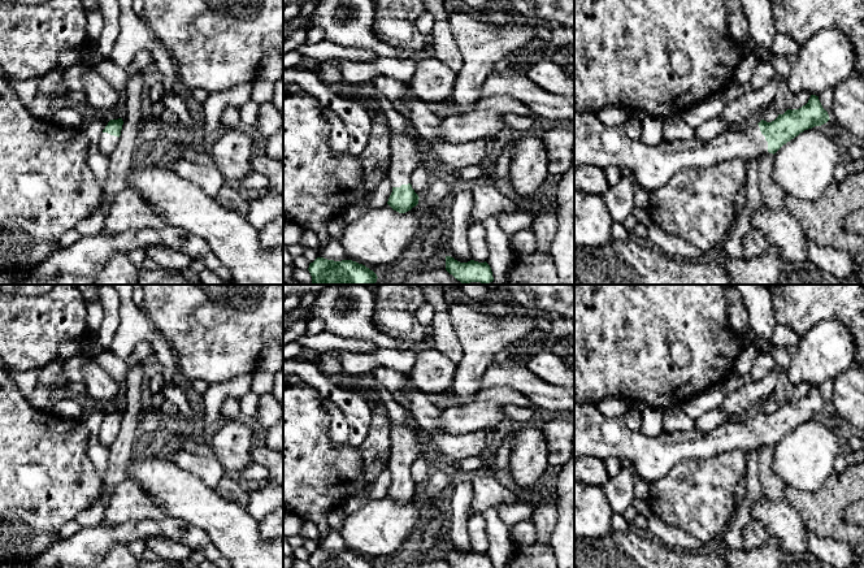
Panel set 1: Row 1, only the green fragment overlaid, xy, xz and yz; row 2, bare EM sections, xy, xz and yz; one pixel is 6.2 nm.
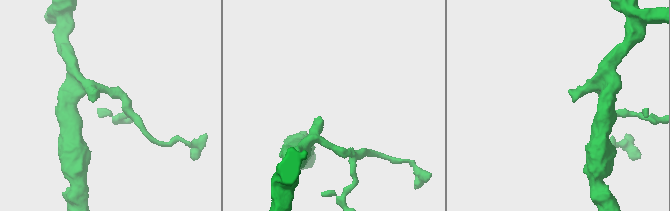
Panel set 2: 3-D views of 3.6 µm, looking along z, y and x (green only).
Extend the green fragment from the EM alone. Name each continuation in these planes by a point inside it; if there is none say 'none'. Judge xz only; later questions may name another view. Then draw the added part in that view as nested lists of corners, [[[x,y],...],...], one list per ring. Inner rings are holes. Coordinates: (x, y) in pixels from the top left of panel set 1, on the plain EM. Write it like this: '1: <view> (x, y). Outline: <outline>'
1: xz (406, 441). Outline: [[[416,420],[412,424],[390,424],[390,456],[387,469],[392,478],[411,474],[413,461],[427,454],[424,445],[424,430]]]

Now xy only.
1: xy (107, 434). Outline: [[[101,424],[97,437],[104,446],[110,447],[114,443],[118,433],[118,428],[110,426],[108,424]]]

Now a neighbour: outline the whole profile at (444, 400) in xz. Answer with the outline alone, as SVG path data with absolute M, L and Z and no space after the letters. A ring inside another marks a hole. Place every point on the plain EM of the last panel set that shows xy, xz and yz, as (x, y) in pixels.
M452 391L444 393L444 394L438 394L438 395L431 395L430 399L434 403L434 406L437 408L439 408L440 411L450 408L450 407L459 406L459 400L452 394Z

